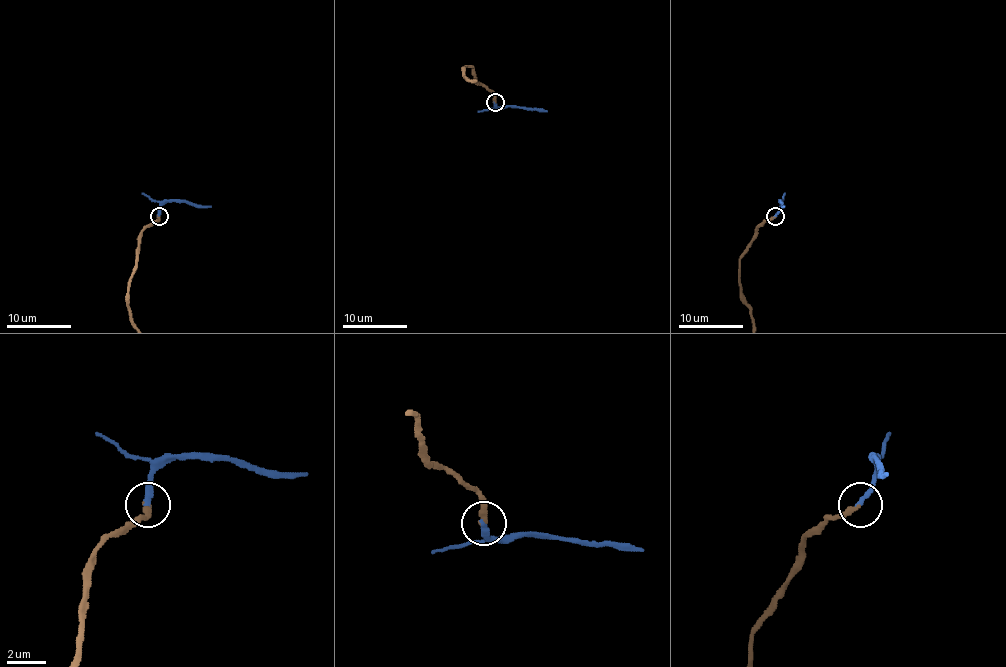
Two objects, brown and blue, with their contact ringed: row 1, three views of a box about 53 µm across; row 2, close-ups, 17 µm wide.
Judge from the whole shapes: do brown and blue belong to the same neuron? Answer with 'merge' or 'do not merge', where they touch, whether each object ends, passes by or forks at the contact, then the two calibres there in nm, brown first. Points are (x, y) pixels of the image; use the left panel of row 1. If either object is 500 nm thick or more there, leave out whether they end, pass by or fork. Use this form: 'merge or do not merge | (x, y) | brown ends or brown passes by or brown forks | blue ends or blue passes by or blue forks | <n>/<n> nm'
merge | (159, 216) | brown ends | blue ends | 280/300 nm

